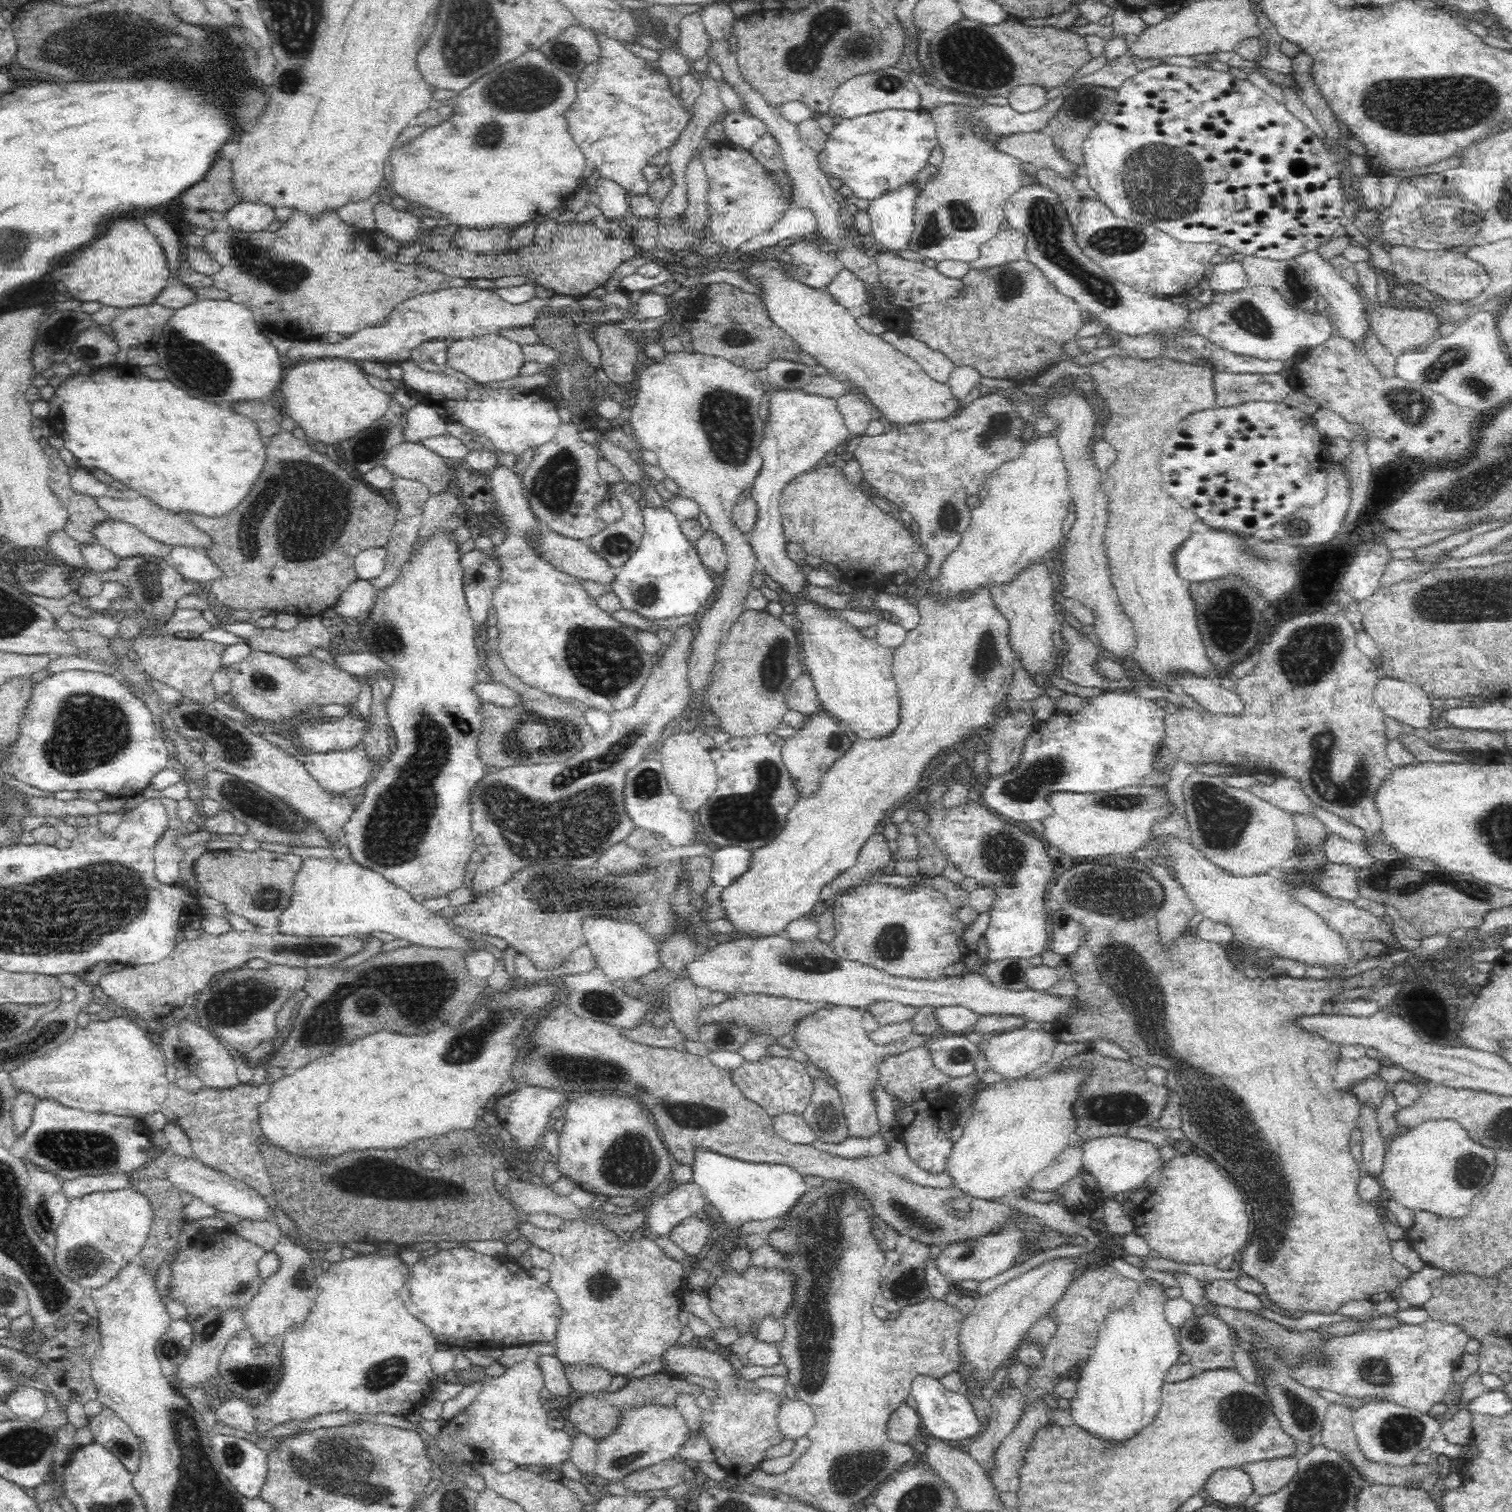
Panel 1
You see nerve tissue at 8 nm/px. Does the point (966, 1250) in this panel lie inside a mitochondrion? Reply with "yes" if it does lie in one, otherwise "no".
yes

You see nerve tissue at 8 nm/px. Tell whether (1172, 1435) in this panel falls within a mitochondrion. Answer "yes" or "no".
no

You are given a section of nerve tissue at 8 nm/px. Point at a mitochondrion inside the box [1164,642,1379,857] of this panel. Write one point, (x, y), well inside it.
(1223, 821)

